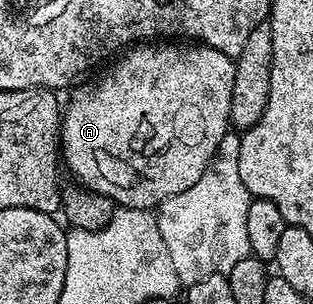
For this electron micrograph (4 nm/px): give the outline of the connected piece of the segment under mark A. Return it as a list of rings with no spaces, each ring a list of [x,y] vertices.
[[[139,43],[134,47],[128,48],[118,59],[112,60],[103,71],[104,73],[100,77],[92,76],[87,79],[92,79],[92,81],[84,80],[70,94],[72,97],[65,101],[65,108],[61,113],[62,162],[65,164],[66,170],[68,167],[72,175],[75,176],[72,178],[78,184],[85,189],[91,189],[95,193],[100,193],[109,199],[113,199],[116,206],[125,209],[154,210],[165,199],[169,199],[173,195],[181,195],[181,191],[189,191],[189,187],[193,187],[193,183],[197,183],[197,179],[201,179],[201,175],[205,175],[205,171],[215,160],[221,139],[228,133],[231,125],[229,107],[233,99],[234,60],[229,55],[225,55],[213,47],[198,43]]]

